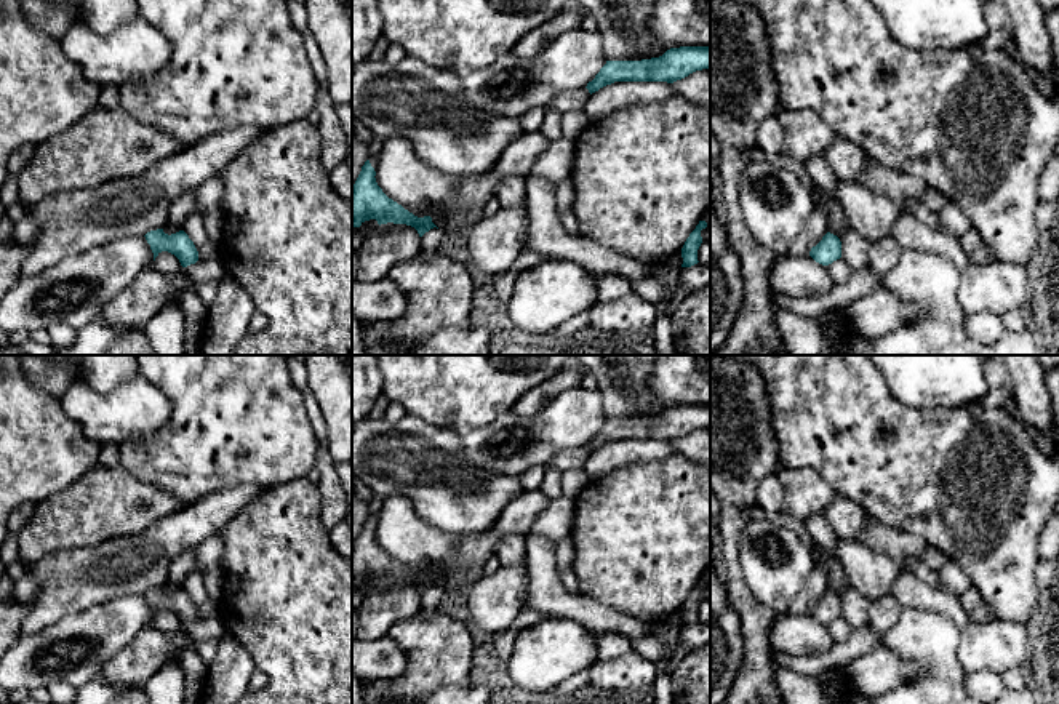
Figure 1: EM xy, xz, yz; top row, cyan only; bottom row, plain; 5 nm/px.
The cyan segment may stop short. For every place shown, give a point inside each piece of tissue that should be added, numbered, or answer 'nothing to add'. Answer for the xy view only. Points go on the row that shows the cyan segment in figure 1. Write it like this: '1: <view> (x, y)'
nothing to add

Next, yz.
nothing to add

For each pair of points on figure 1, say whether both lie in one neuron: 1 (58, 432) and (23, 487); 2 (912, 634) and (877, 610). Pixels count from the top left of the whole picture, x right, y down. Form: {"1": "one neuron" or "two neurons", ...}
{"1": "one neuron", "2": "two neurons"}

